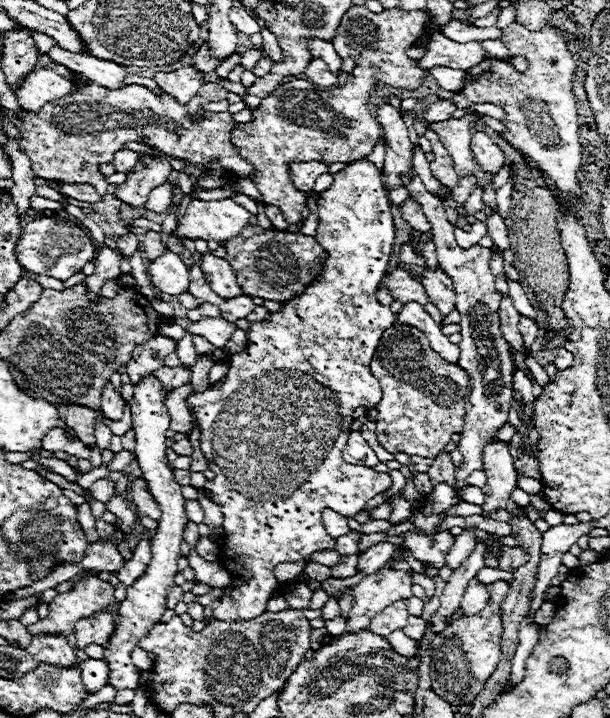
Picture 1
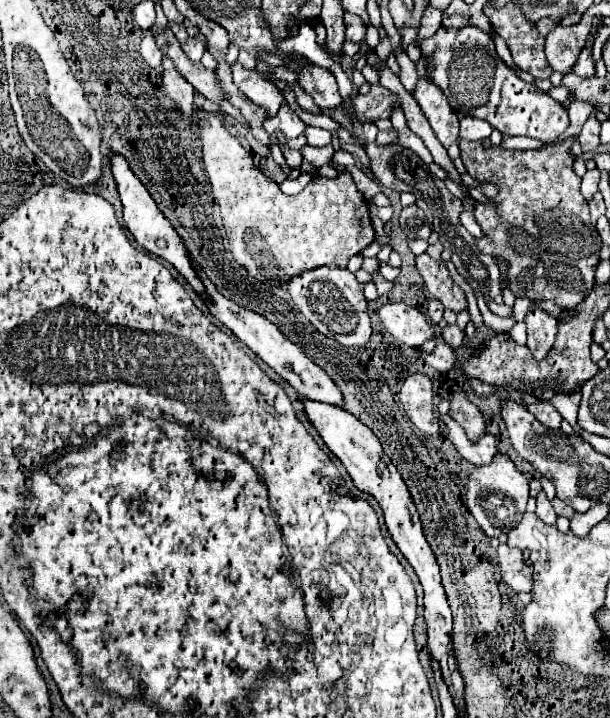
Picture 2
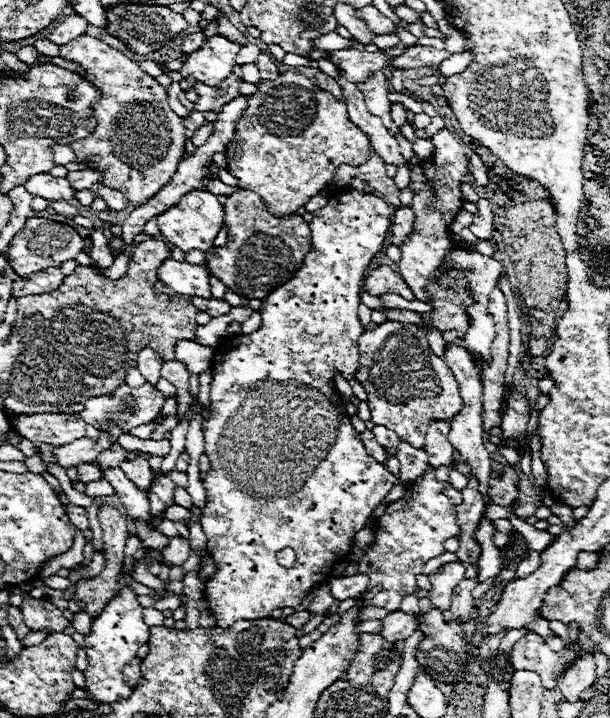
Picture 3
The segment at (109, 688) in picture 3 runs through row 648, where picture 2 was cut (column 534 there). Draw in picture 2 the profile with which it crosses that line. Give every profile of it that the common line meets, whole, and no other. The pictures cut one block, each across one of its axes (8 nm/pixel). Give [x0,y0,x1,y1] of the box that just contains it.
[418,26,570,144]

